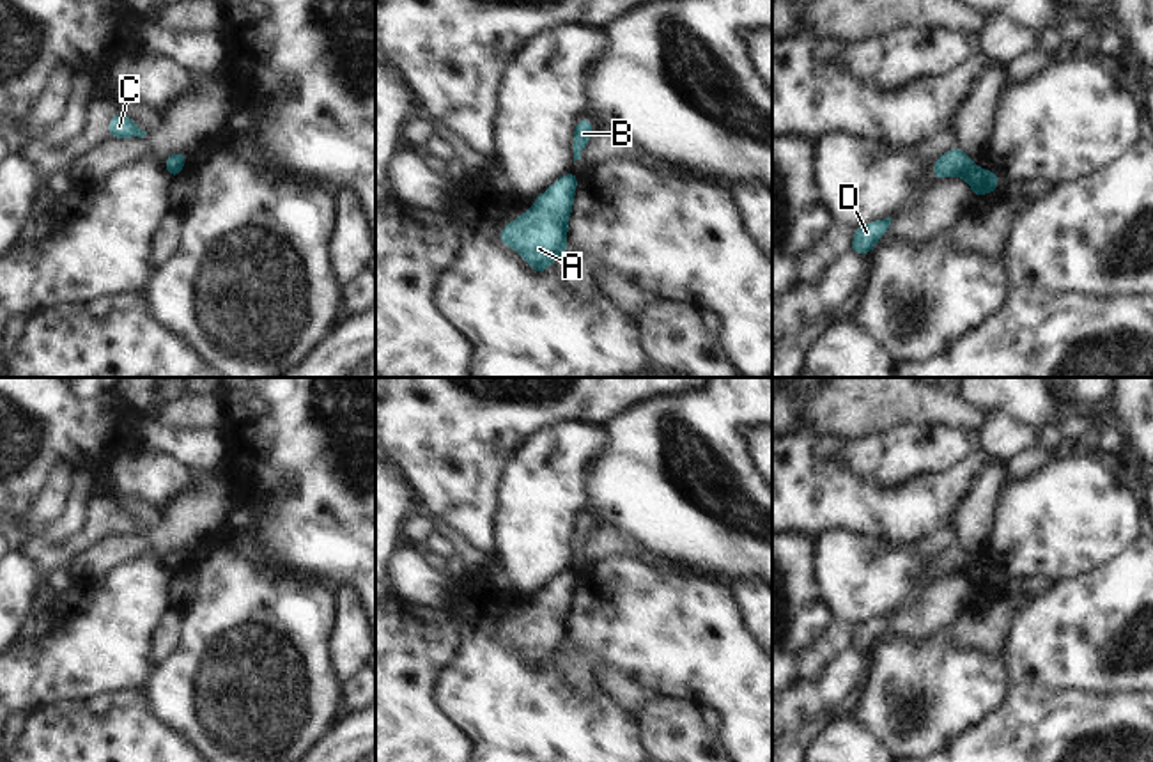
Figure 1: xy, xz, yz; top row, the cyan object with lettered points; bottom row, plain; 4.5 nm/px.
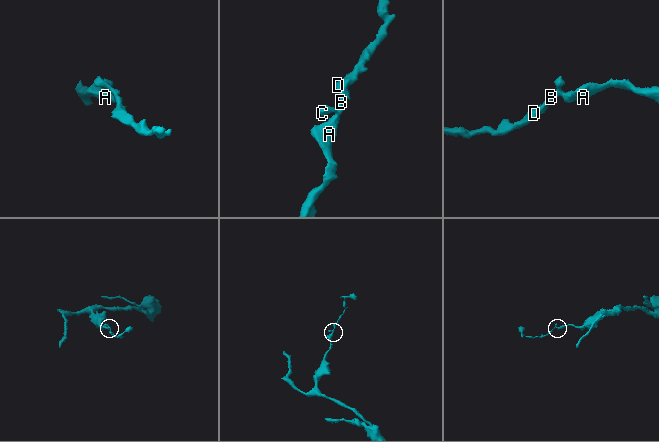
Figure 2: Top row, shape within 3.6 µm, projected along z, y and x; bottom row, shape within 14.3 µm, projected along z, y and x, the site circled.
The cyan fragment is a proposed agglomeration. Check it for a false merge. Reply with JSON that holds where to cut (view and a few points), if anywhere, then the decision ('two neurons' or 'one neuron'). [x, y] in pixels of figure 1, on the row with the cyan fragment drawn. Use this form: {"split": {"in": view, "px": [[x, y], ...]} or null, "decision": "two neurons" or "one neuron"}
{"split": {"in": "yz", "px": [[975, 165], [962, 174]]}, "decision": "two neurons"}

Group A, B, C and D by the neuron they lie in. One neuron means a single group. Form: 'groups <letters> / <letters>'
groups A / B C D

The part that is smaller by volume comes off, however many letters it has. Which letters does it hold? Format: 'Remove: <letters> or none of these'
Remove: B, C, D

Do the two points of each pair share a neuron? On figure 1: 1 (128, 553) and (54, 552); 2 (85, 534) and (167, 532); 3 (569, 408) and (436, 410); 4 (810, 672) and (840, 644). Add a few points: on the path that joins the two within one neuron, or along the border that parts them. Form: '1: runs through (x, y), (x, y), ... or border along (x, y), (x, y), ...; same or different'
1: border along (121, 536), (108, 534), (98, 539), (66, 569); different
2: border along (110, 532), (73, 557); different
3: runs through (535, 408), (470, 408); same
4: runs through (815, 663), (831, 647); same

